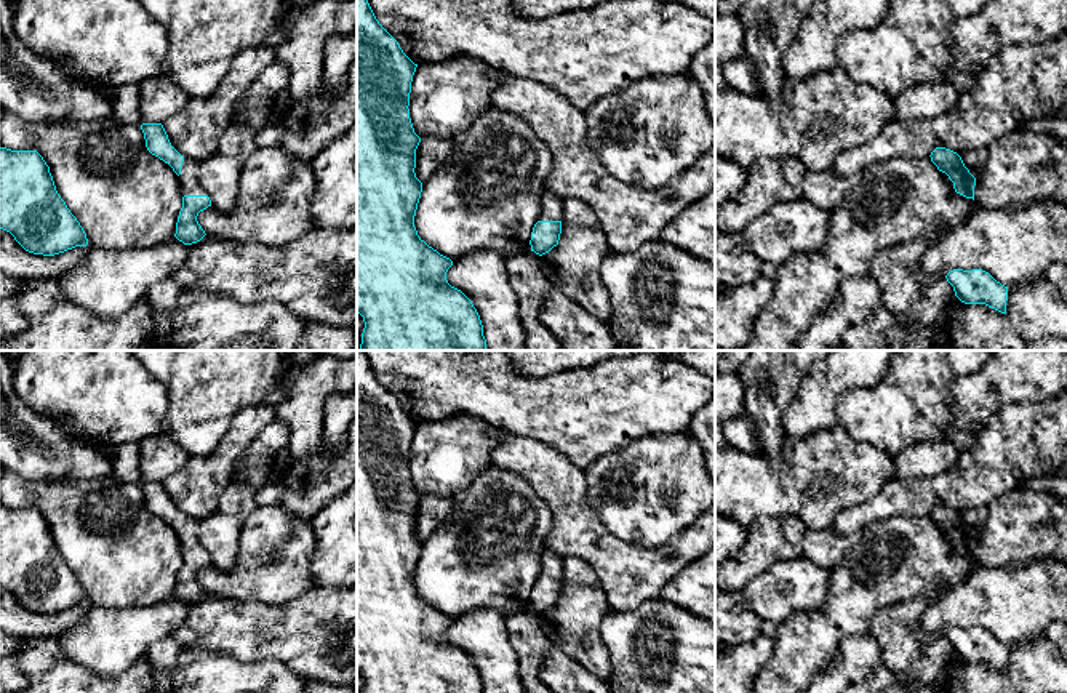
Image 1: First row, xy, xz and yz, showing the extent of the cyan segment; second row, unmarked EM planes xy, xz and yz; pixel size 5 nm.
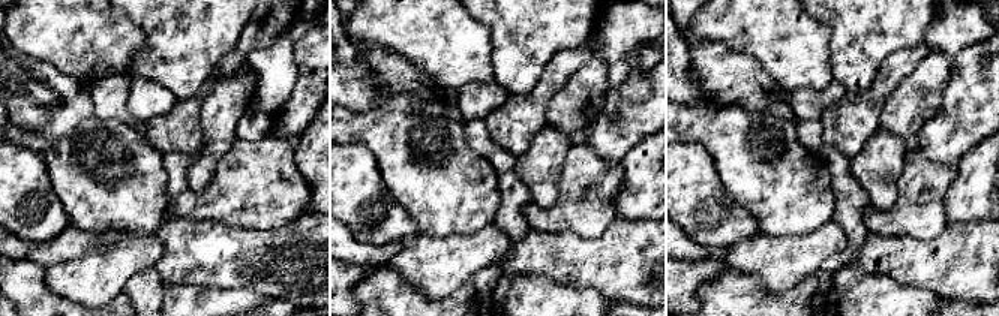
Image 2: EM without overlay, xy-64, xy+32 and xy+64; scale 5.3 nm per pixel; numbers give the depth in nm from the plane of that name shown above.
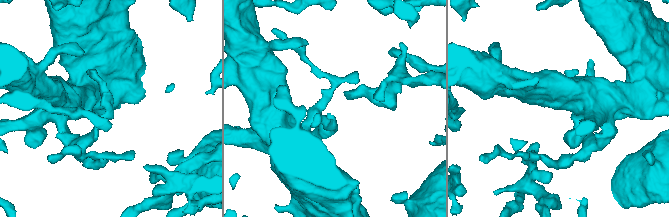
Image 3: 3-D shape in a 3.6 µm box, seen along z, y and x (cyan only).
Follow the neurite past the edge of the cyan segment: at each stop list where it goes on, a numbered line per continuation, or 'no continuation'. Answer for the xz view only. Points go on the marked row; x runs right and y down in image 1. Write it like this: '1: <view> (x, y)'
1: xz (551, 205)

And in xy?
1: xy (189, 181)

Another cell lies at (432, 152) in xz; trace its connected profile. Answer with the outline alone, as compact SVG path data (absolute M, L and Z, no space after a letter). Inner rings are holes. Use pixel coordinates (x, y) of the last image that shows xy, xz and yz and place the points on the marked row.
M424 138L416 149L416 178L424 184L434 176L453 152L453 141L445 138Z

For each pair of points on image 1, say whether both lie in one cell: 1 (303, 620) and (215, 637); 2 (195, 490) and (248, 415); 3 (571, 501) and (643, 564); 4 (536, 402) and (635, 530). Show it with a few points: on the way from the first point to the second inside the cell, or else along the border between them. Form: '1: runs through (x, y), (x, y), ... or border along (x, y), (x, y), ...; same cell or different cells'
1: runs through (280, 629), (237, 629); same cell
2: runs through (213, 471), (240, 434); same cell
3: runs through (581, 522), (623, 564); same cell
4: border along (621, 448), (599, 456), (584, 469); different cells

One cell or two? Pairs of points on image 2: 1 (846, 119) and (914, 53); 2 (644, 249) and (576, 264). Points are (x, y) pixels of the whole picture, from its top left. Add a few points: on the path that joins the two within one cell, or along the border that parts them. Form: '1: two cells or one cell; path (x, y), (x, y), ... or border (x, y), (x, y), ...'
1: one cell; path (863, 105), (897, 69)
2: one cell; path (627, 262), (593, 262)

